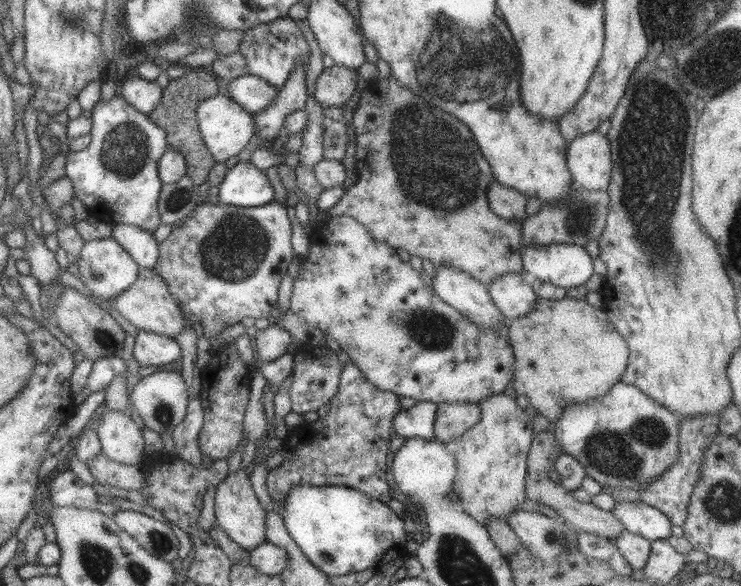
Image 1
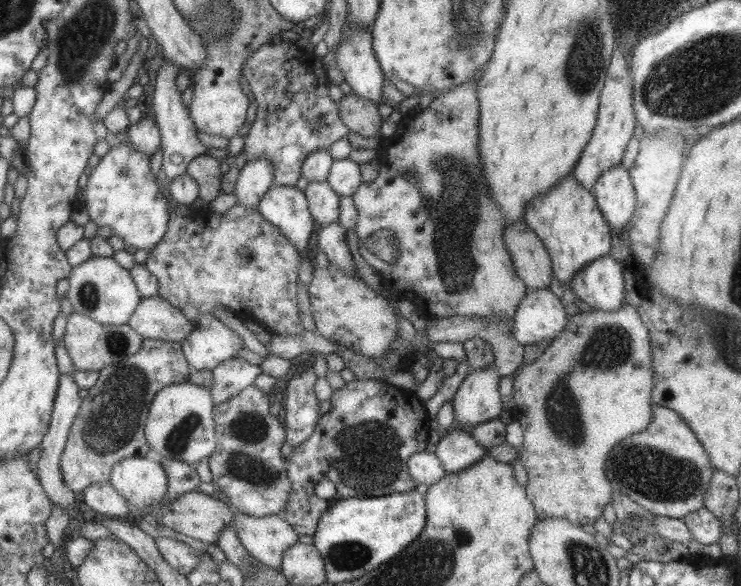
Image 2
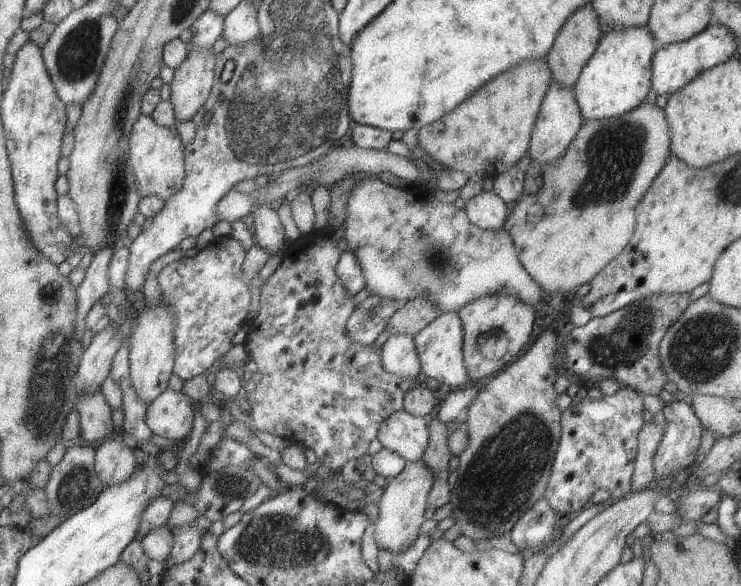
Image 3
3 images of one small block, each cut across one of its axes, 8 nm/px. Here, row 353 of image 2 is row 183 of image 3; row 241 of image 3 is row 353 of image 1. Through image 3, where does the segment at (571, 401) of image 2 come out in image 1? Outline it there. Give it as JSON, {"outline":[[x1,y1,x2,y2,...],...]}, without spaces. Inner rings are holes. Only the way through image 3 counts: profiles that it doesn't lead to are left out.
{"outline":[[573,297,557,299,535,298,535,308,519,318,507,321,509,346,512,348,514,367,509,377,509,391,512,395,524,395,537,413,547,421,557,421,563,408,585,400,601,398,609,388,621,380,627,366,629,349,623,337,607,319,605,309,593,307,585,300]]}

